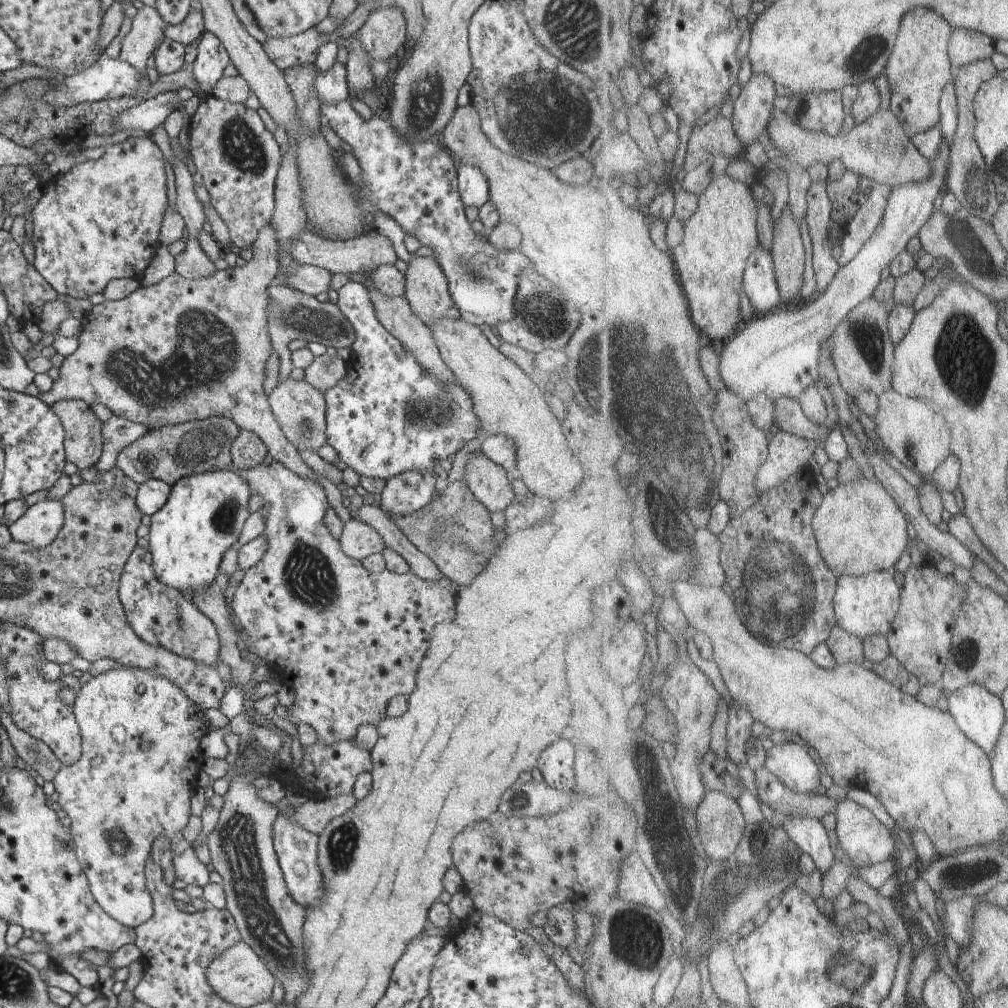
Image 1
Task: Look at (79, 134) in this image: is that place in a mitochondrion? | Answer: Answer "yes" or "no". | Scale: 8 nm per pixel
no

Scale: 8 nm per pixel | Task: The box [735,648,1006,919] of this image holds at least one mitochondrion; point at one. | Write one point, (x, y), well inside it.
(966, 875)

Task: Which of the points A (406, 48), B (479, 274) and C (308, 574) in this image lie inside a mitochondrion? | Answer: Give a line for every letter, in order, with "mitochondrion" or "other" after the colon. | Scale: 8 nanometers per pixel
A: other
B: mitochondrion
C: mitochondrion

